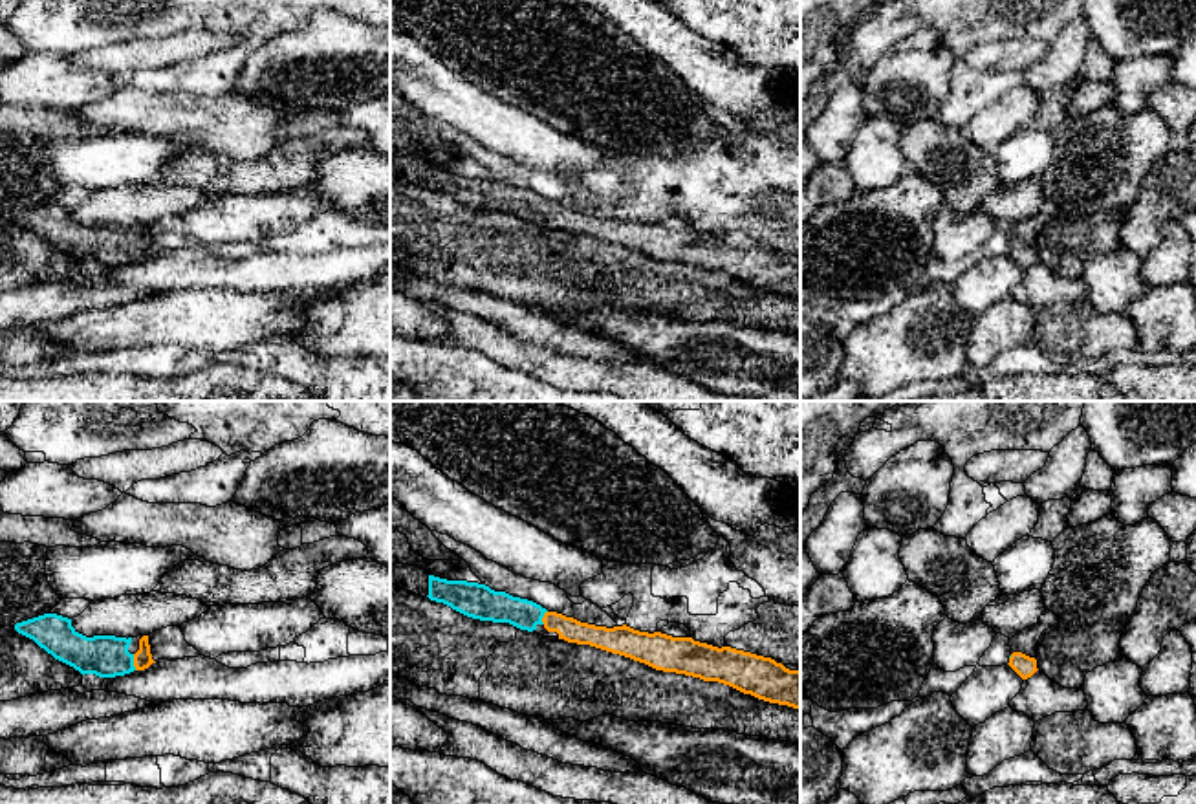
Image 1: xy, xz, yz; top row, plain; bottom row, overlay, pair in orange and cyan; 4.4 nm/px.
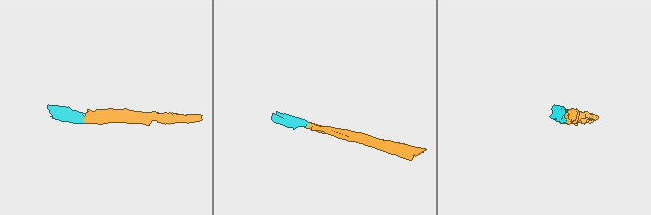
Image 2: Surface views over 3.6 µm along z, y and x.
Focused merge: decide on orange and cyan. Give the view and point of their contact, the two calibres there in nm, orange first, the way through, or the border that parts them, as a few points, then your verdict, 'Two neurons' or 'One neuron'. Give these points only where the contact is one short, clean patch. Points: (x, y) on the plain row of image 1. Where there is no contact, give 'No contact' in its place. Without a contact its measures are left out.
Touches orange at xy (134, 251). Thickness 80 nm (orange) against 190 nm. Path across: xy (141, 248), (134, 251), (118, 251), (107, 246). One neuron

